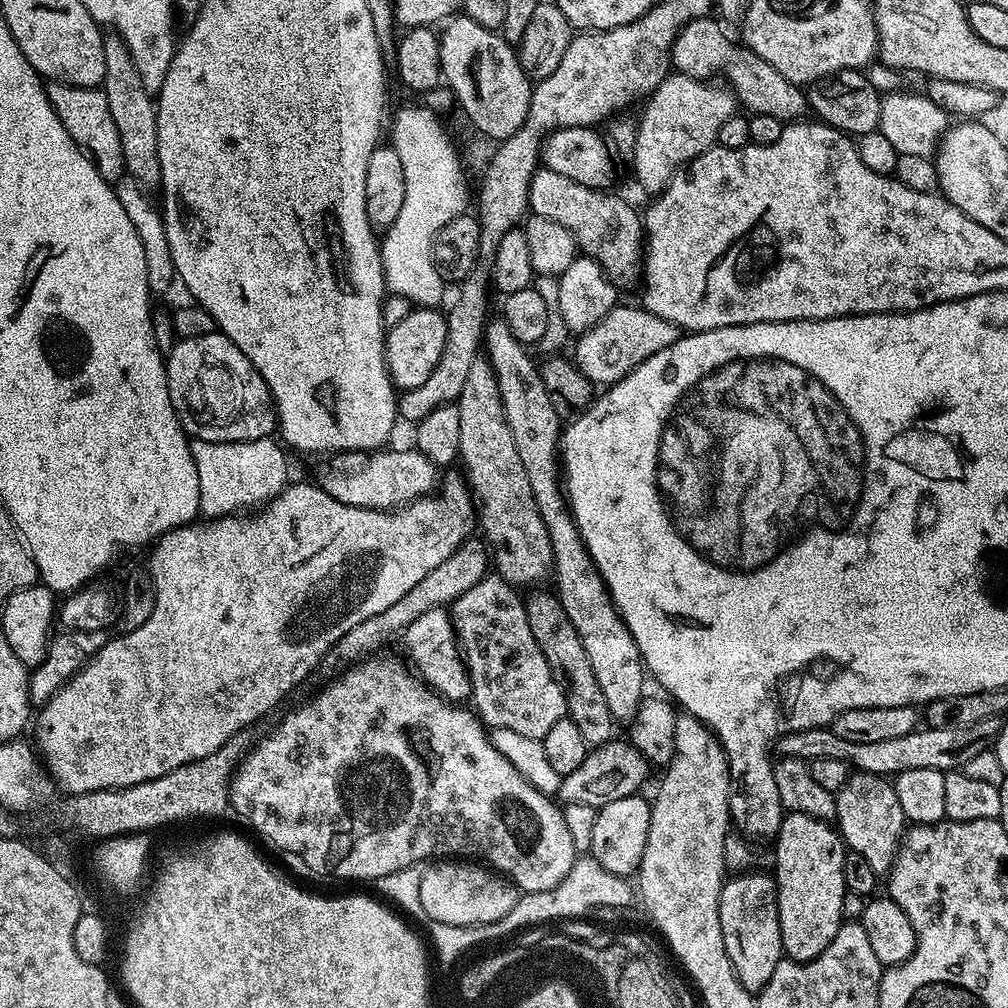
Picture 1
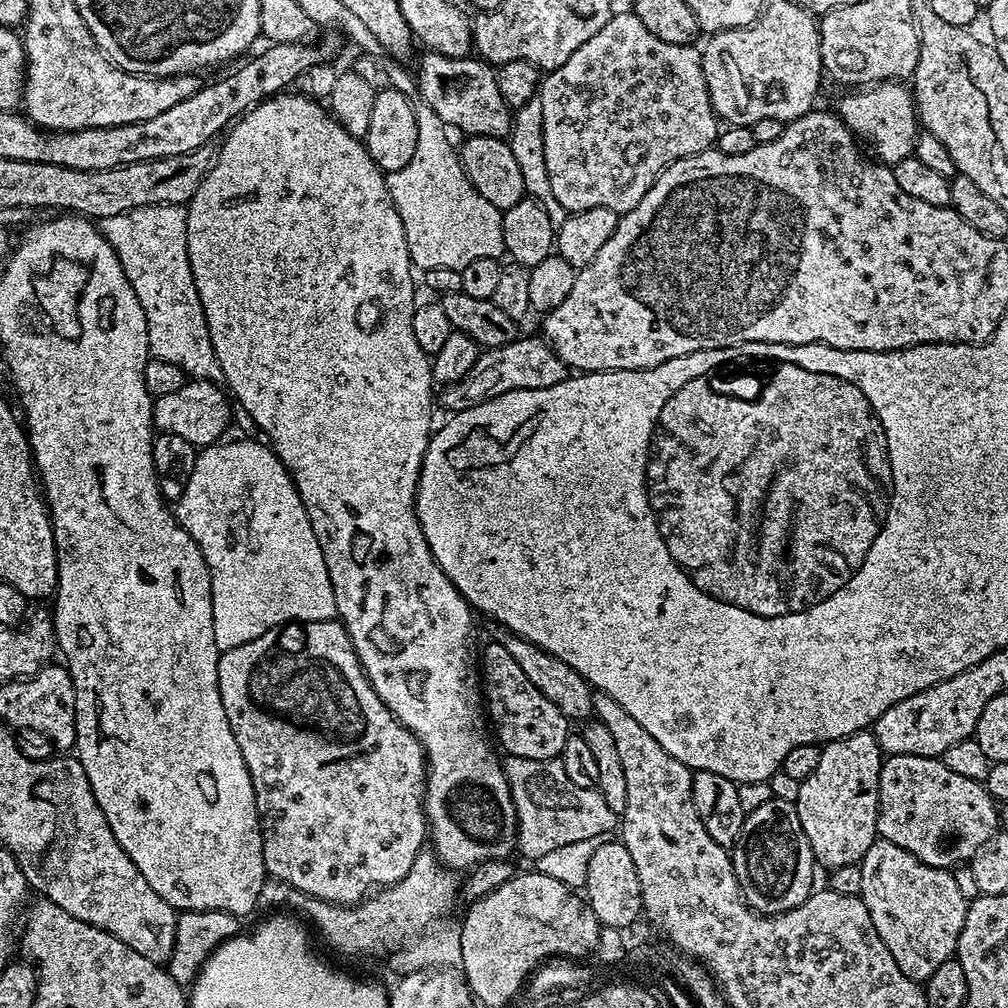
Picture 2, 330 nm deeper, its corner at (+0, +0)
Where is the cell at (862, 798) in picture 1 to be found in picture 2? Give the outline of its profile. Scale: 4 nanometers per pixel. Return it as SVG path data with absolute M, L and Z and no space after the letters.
M879 838L866 850L859 866L864 874L859 897L870 910L874 930L894 954L898 970L906 978L926 982L942 962L955 957L958 934L968 913L969 901L964 900L959 882L952 877L955 875L947 868L926 866L902 846Z

